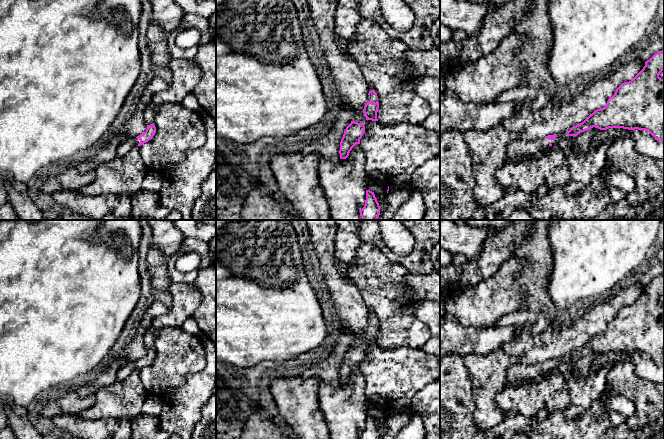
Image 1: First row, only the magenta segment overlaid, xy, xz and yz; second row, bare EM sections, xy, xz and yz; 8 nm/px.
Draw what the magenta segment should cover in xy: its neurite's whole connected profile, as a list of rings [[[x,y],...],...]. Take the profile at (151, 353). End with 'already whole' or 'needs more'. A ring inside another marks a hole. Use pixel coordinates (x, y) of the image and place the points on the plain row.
[[[153,348],[147,349],[147,353],[144,357],[137,361],[124,361],[119,367],[117,373],[117,379],[122,380],[127,378],[135,370],[141,370],[153,362],[156,357],[156,351]]]; needs more

